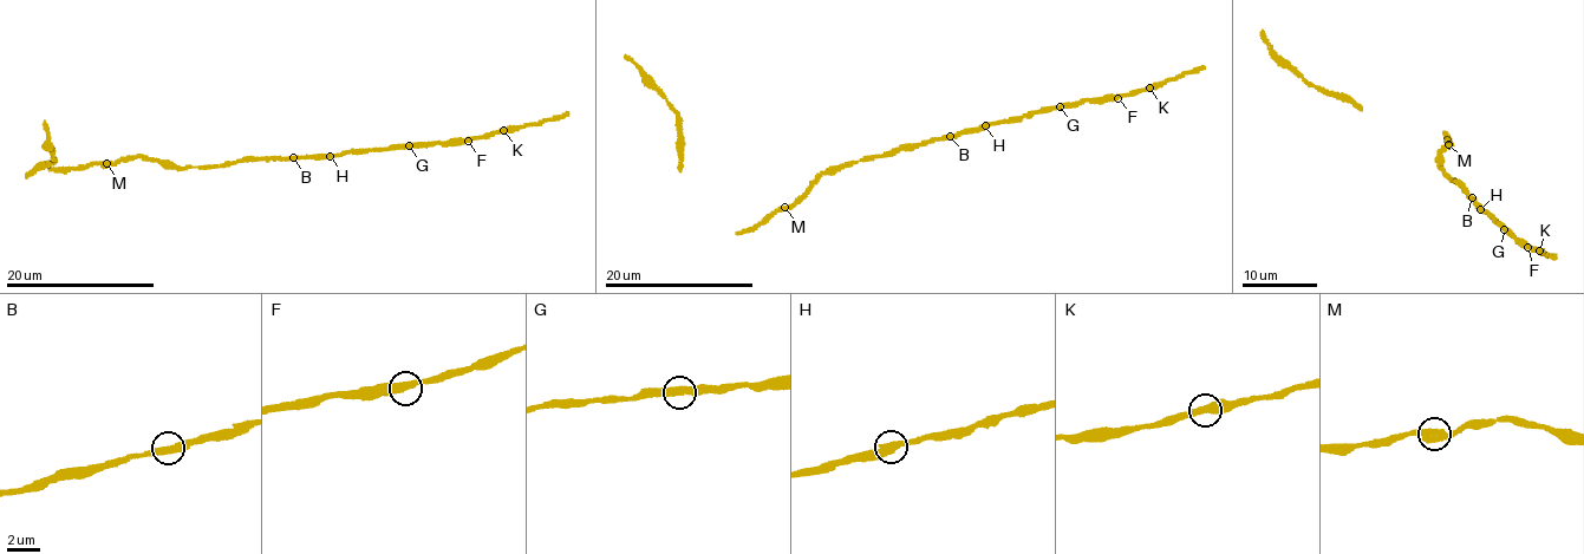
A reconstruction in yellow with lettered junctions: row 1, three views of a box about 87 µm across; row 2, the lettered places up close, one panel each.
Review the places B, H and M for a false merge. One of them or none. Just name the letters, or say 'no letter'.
no letter

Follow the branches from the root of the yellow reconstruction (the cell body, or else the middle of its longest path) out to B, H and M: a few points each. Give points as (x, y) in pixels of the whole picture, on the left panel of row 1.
B: (200, 167), (293, 157)
H: (200, 167), (298, 156), (330, 156)
M: (200, 167), (167, 168), (157, 161), (135, 157), (106, 164)

